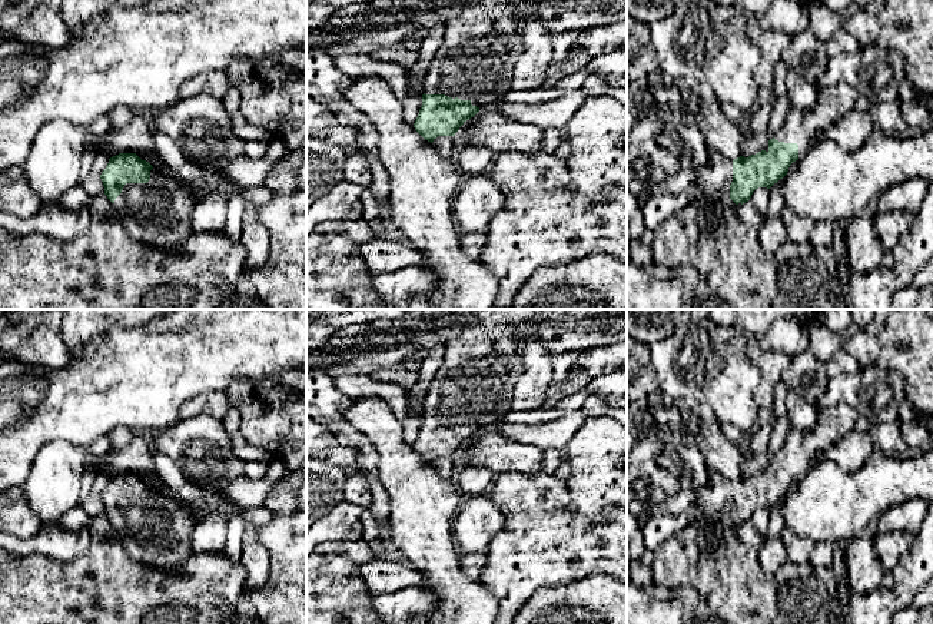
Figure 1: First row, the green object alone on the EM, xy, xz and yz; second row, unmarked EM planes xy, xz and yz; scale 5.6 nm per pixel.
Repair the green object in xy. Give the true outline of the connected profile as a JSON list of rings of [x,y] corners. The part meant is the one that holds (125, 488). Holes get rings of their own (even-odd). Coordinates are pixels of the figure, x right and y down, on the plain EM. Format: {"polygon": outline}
{"polygon": [[[136,474],[110,478],[100,499],[104,515],[133,561],[170,574],[193,555],[193,515],[187,515],[179,501],[155,489]]]}

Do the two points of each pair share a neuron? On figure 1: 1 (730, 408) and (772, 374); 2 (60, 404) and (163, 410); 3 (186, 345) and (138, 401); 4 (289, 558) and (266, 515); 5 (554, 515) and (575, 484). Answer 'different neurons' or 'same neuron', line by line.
1: different neurons
2: same neuron
3: same neuron
4: different neurons
5: different neurons

